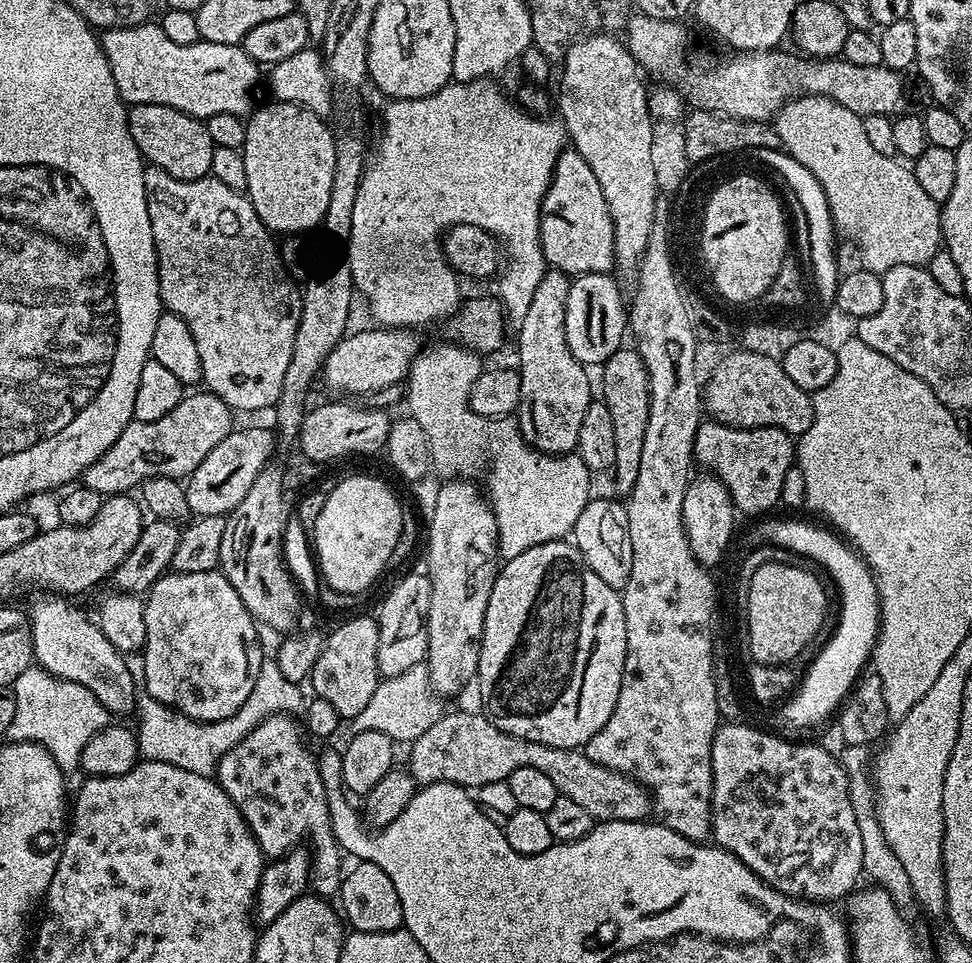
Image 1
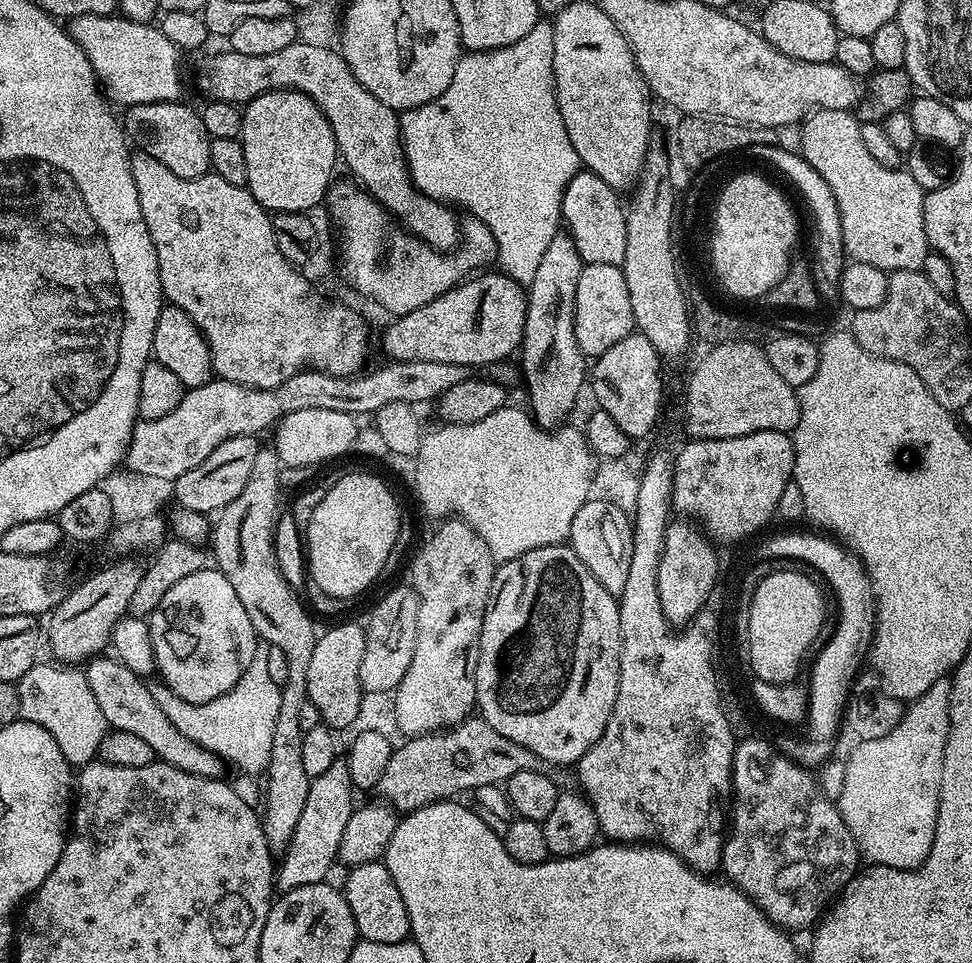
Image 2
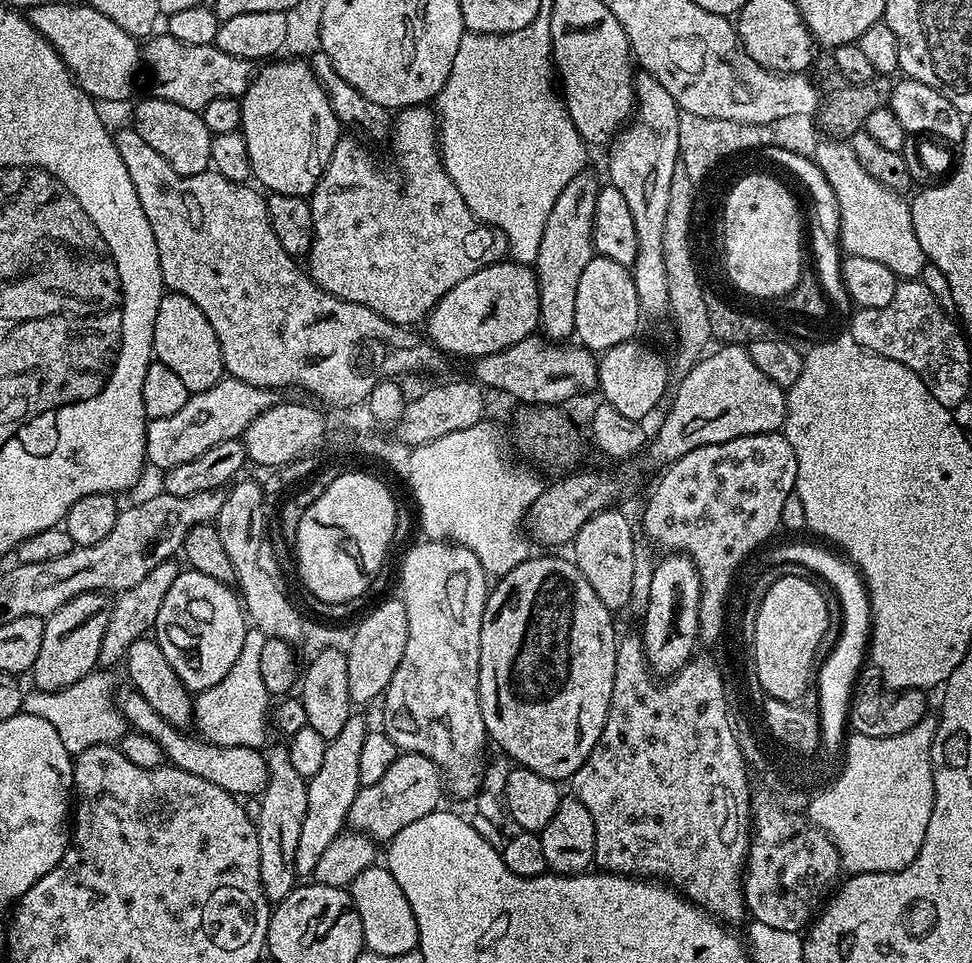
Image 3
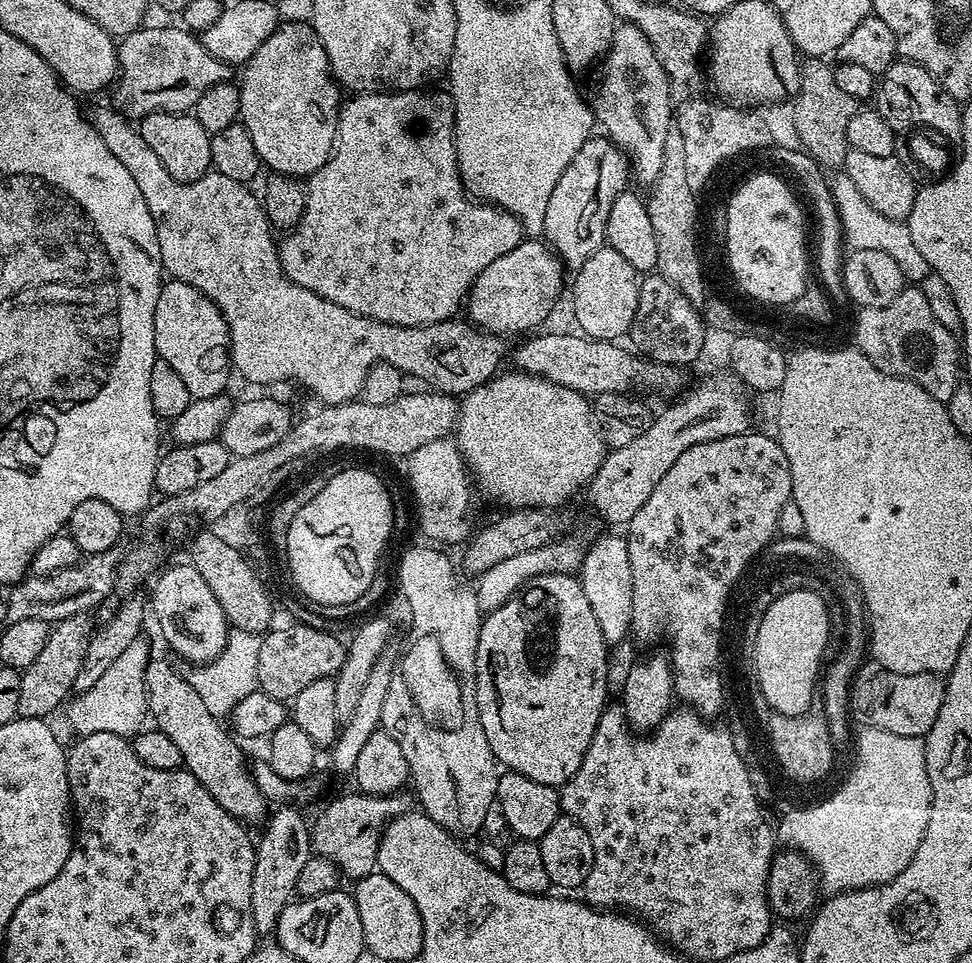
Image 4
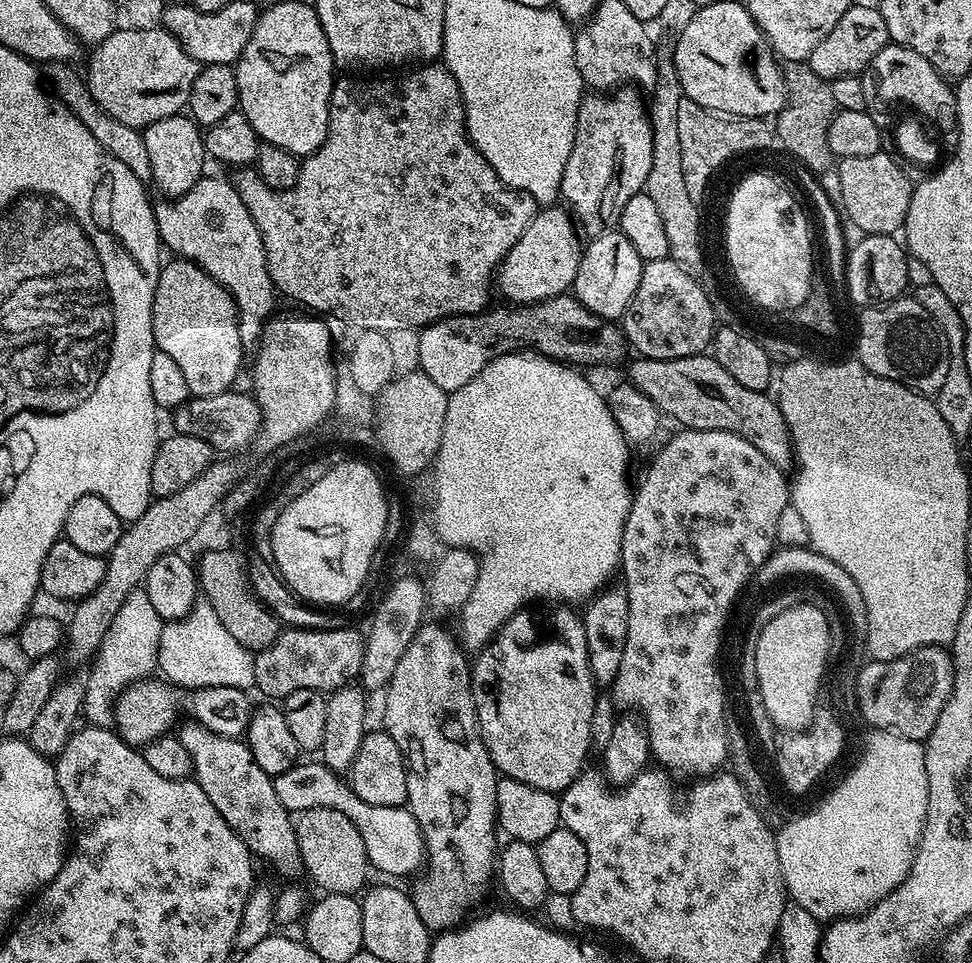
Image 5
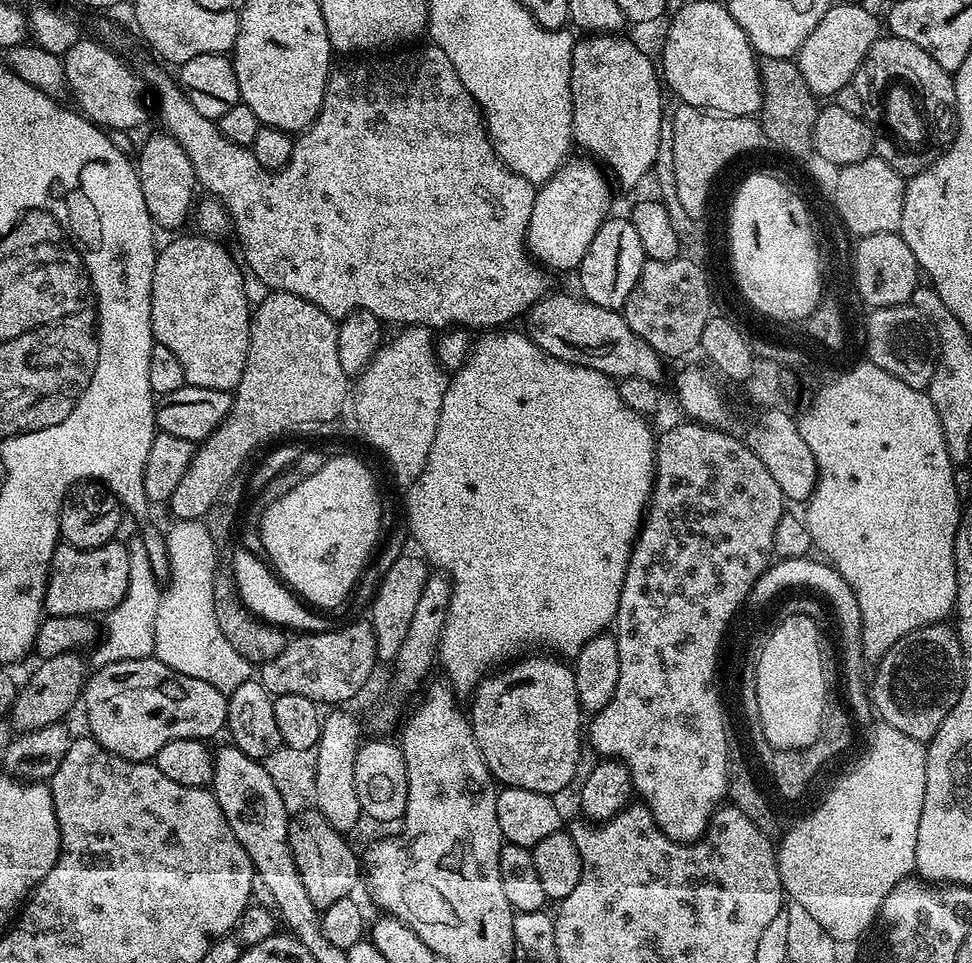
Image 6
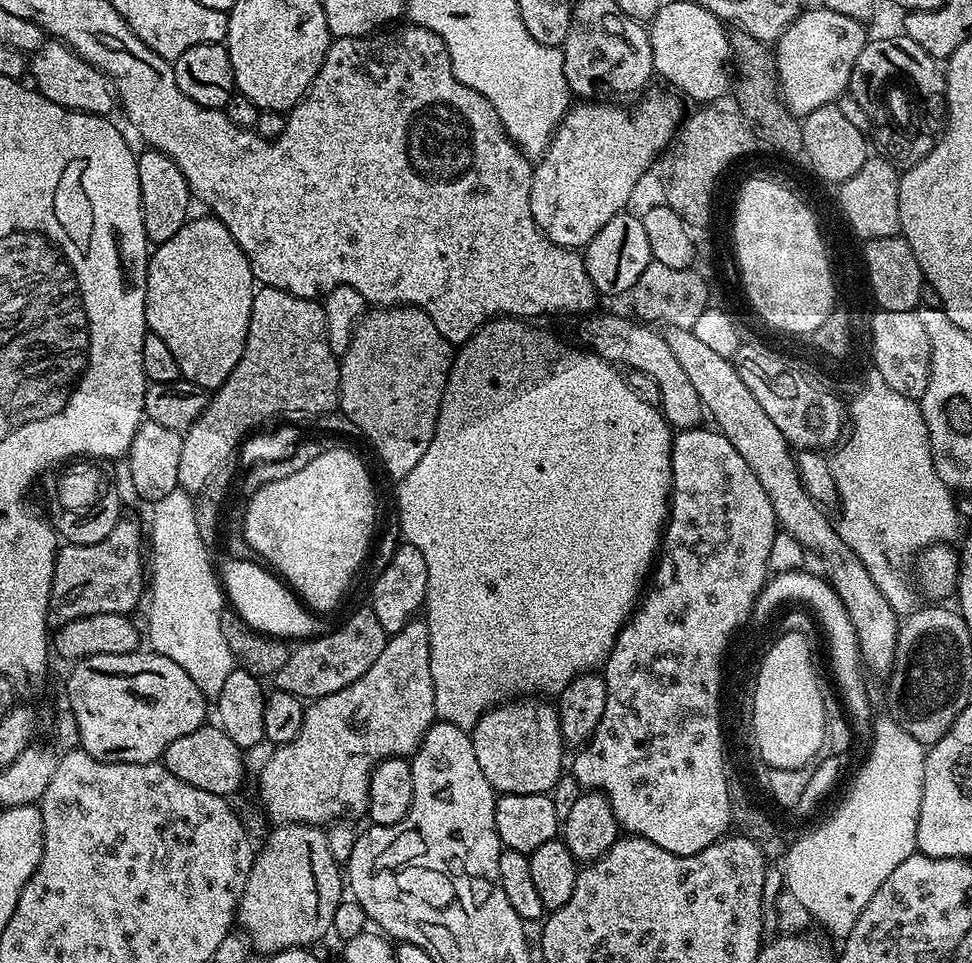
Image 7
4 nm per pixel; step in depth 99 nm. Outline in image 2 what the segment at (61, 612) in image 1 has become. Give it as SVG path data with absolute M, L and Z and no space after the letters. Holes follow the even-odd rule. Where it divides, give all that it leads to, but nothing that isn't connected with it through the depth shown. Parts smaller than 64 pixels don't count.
M101 654L86 664L86 675L90 690L94 690L94 698L98 698L98 706L102 709L102 718L106 718L109 729L126 730L126 734L135 734L143 738L150 750L154 750L156 760L174 766L178 770L186 770L188 774L198 774L211 780L221 779L225 775L226 761L218 754L198 746L198 742L190 742L170 718L154 702L152 688L132 670L126 670L120 661L108 654Z

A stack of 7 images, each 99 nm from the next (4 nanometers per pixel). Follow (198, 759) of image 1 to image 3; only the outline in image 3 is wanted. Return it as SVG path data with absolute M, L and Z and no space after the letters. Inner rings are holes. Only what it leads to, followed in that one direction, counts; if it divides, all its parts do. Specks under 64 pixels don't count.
M249 630L242 642L242 654L238 654L238 662L234 662L230 674L195 697L192 705L194 728L209 744L227 748L260 748L263 745L264 727L270 724L270 697L262 683L262 646L265 639L263 632Z

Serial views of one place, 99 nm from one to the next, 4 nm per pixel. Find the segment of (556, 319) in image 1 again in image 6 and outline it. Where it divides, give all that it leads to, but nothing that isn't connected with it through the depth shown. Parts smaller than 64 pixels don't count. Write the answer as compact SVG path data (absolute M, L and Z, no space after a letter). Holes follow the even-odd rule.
M588 34L585 40L577 39L572 46L572 73L570 90L572 91L572 138L581 144L593 157L604 159L603 167L616 175L622 189L632 190L635 184L651 173L659 154L664 116L664 96L660 93L662 80L658 75L654 60L642 54L634 41L624 34Z

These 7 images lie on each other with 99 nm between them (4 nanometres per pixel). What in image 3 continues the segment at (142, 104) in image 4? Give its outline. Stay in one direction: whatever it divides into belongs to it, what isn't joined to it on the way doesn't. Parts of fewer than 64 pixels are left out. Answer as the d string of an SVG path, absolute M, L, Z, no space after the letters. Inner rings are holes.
M167 34L153 35L143 45L142 60L146 68L148 64L148 72L152 75L151 95L155 99L178 102L178 106L195 112L204 108L206 102L214 102L214 98L243 96L254 75L253 61L234 58L234 54L226 54L226 50L215 44L186 46L186 42L178 42L178 38Z

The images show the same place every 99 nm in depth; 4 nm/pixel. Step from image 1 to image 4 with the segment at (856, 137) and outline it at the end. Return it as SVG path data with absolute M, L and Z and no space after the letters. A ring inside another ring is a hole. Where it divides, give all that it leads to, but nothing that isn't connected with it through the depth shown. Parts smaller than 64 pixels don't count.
M833 176L830 180L831 192L840 219L843 243L852 250L882 250L882 254L890 254L890 258L898 262L898 270L902 270L905 281L919 282L926 279L930 275L928 263L922 254L918 254L918 246L914 246L914 238L910 238L907 223L886 218L886 214L878 214L878 210L874 210L874 206L870 206L870 202L858 194L858 186L854 186L848 176Z

